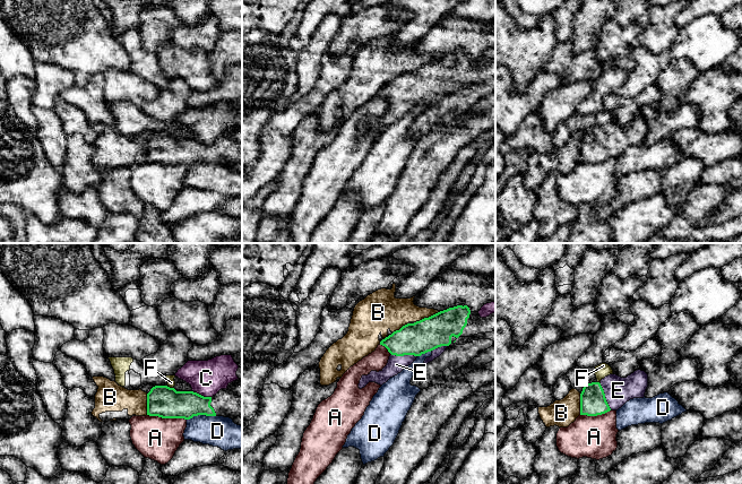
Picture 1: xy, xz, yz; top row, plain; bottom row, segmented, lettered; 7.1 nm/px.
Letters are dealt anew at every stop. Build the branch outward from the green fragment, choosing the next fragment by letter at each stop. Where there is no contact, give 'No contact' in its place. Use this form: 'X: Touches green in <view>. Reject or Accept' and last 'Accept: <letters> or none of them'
A: Touches green in xy. Reject
B: Touches green in xz. Reject
C: Touches green in xy. Reject
D: Touches green in xy. Reject
E: Touches green in yz. Accept
F: Touches green in xy. Reject
Accept: E

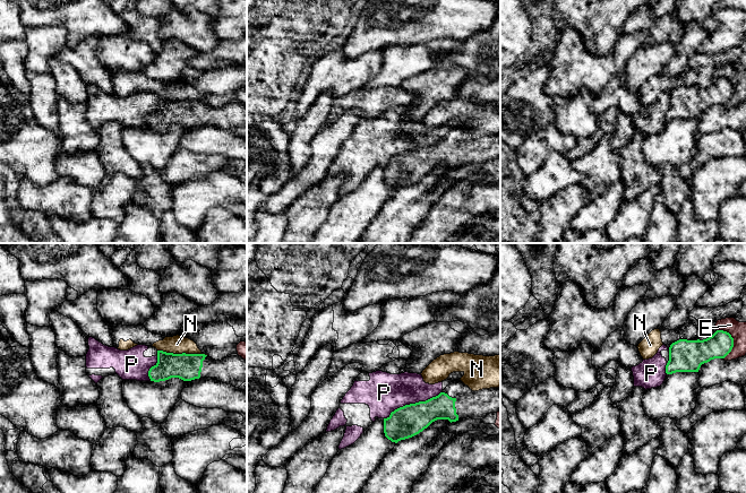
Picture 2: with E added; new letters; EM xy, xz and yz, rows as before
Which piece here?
E: Touches green in yz. Reject
N: Touches green in xy. Reject
P: Touches green in xz. Reject
Accept: none of them

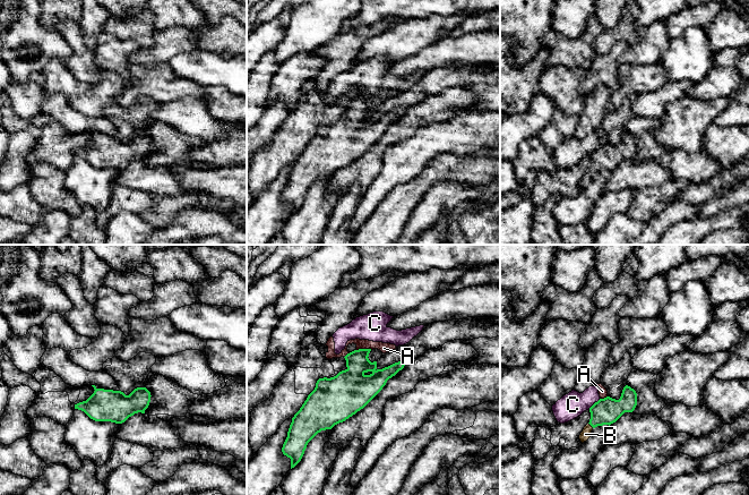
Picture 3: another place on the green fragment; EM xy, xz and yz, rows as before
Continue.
A: Touches green in xz. Reject
B: Touches green in yz. Accept
C: Touches green in yz. Reject
Accept: B

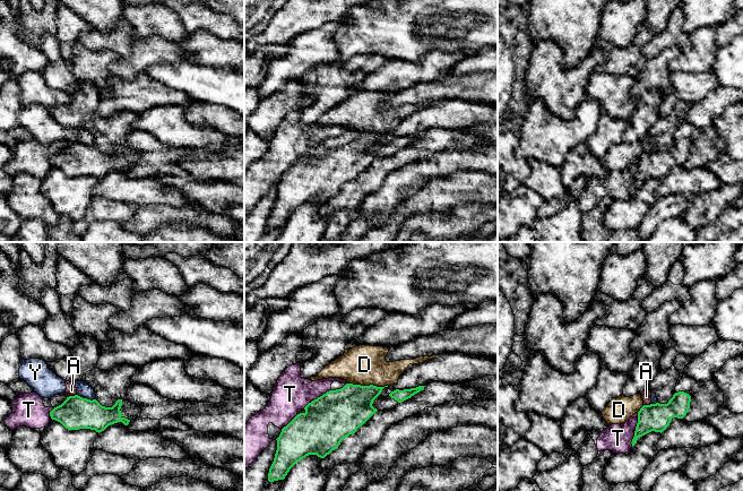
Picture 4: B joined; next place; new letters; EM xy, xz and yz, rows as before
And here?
A: Touches green in xy. Reject
D: Touches green in xz. Reject
T: Touches green in yz. Reject
Y: Touches green in xy. Reject
Accept: none of them

